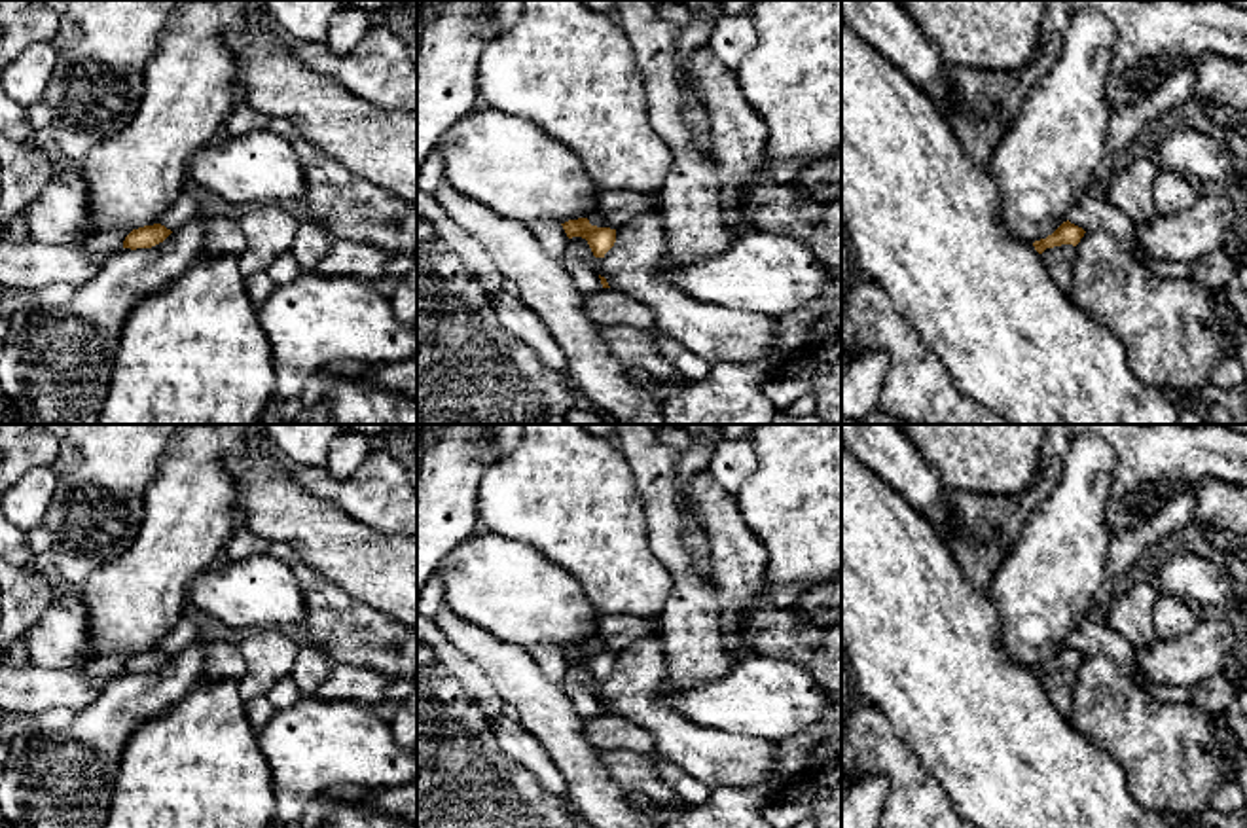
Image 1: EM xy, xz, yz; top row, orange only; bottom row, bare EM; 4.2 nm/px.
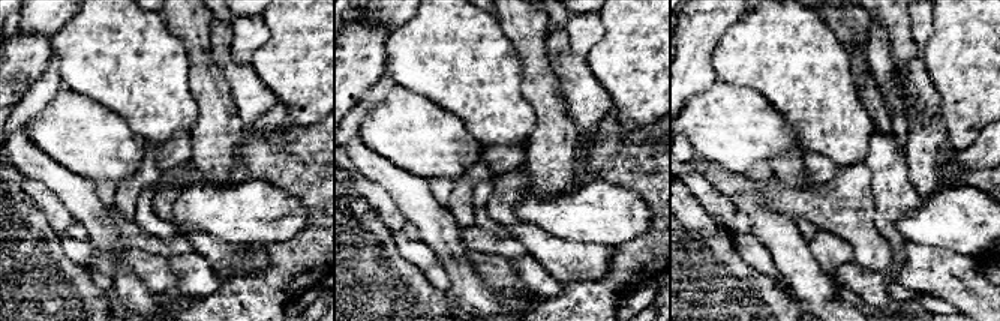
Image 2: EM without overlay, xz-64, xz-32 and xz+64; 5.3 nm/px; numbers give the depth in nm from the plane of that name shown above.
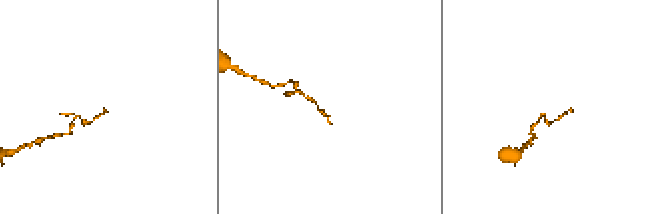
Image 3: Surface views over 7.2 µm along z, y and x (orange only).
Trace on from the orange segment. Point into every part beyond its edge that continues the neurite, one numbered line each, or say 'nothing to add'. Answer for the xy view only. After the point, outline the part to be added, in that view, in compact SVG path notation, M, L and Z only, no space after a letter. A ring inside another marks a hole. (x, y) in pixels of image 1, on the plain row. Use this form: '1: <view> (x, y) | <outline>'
nothing to add

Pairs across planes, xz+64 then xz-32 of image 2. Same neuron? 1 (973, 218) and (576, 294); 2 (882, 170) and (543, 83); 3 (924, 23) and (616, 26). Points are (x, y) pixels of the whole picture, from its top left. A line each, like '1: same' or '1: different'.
1: different
2: same
3: different

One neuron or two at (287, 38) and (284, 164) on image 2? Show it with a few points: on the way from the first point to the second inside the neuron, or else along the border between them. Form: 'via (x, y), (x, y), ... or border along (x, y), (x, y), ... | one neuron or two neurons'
border along (279, 101), (297, 123), (317, 123) | two neurons

